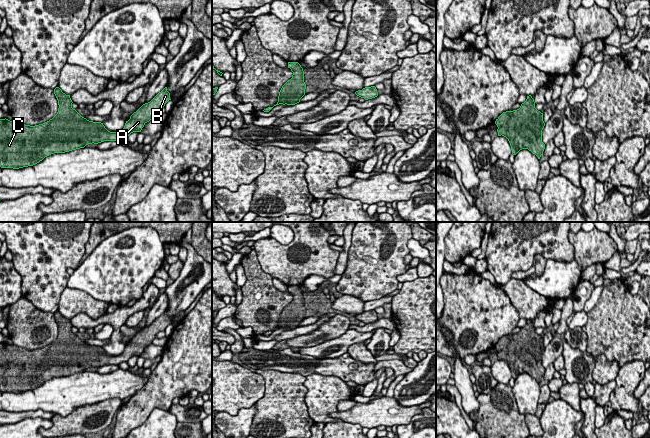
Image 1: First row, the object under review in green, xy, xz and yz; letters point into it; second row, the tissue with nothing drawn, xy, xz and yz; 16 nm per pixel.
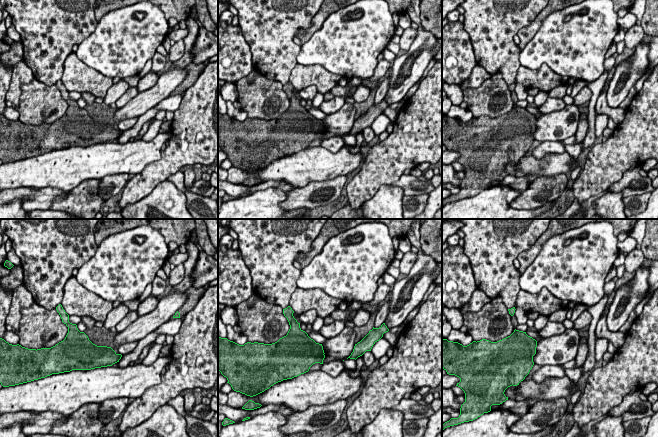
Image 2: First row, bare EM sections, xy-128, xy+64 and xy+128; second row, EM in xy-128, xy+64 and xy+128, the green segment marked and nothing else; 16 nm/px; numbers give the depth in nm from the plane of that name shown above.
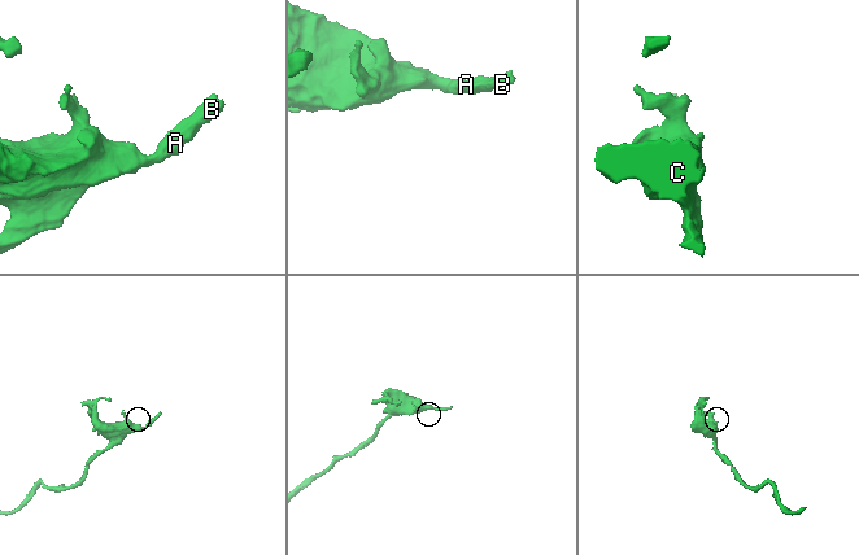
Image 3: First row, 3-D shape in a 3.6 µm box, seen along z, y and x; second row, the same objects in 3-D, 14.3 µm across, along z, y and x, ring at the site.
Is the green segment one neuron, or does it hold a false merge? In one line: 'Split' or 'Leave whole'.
Leave whole

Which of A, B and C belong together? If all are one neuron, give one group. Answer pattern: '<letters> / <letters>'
A B C

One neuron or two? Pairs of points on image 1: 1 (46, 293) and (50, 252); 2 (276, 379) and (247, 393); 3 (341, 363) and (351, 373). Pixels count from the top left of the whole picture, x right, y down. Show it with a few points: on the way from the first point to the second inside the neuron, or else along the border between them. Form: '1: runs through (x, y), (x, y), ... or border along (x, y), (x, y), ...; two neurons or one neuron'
1: runs through (46, 283), (48, 264), (50, 262); one neuron
2: border along (254, 372), (264, 381), (264, 394), (255, 403); two neurons
3: runs through (343, 365), (349, 371); one neuron

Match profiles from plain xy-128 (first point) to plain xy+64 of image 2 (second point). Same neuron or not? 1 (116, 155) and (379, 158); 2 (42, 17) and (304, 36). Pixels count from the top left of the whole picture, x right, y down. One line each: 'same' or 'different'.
1: different
2: different

